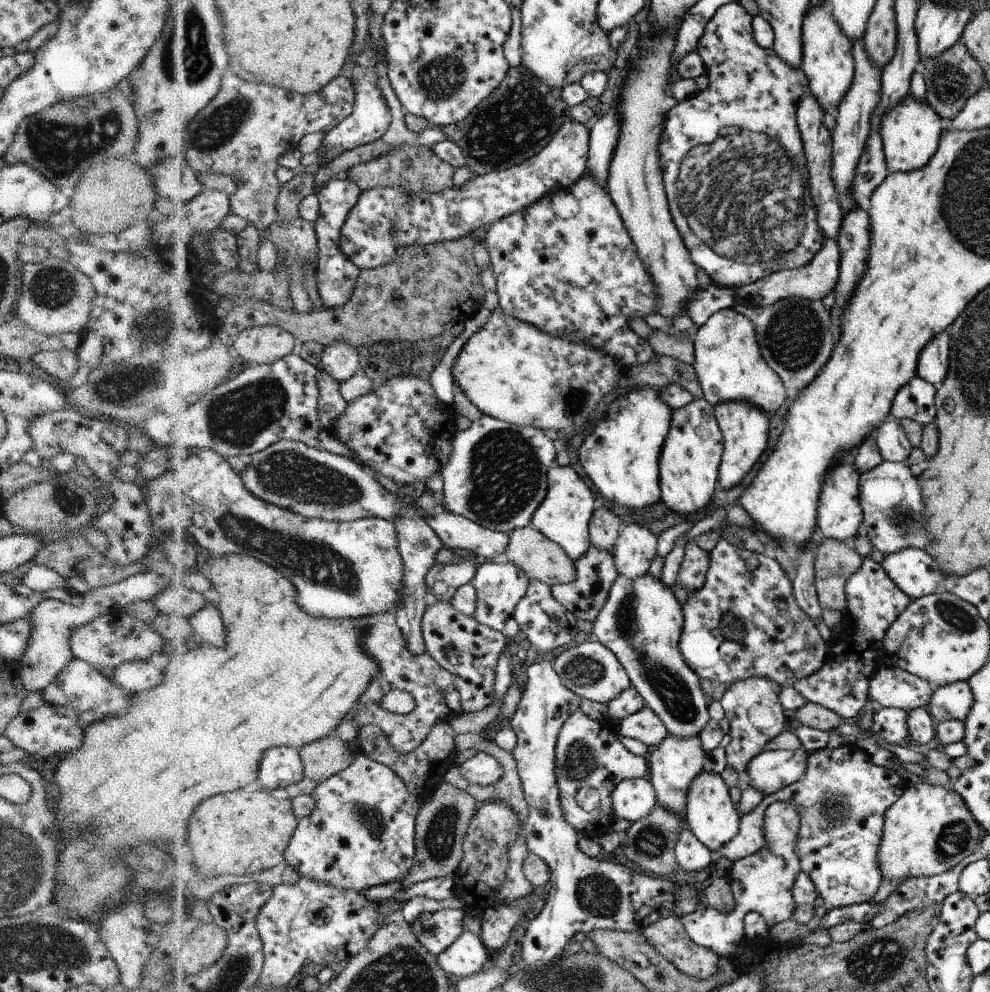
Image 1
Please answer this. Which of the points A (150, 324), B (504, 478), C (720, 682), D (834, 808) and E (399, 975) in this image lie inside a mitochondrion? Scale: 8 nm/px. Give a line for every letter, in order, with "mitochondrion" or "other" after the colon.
A: mitochondrion
B: mitochondrion
C: other
D: mitochondrion
E: mitochondrion

